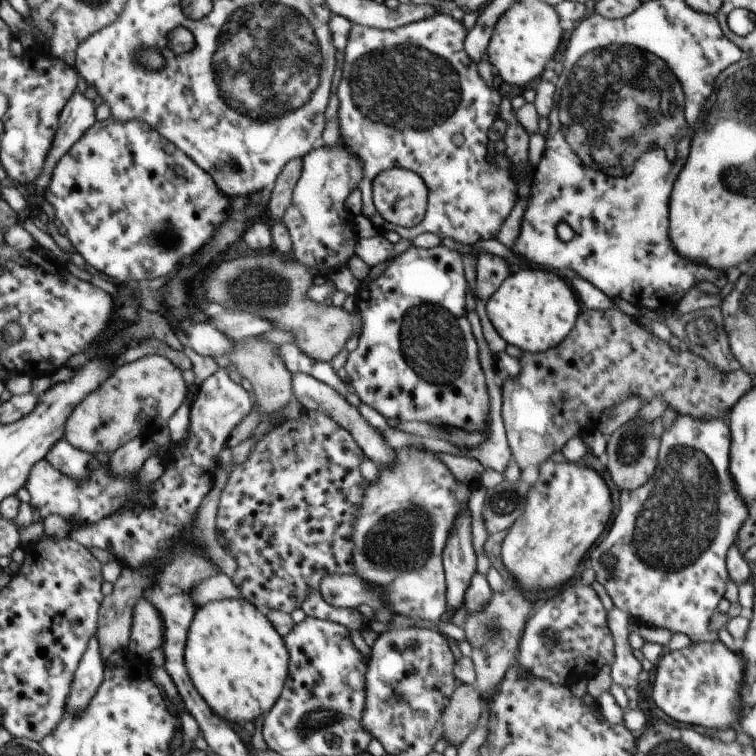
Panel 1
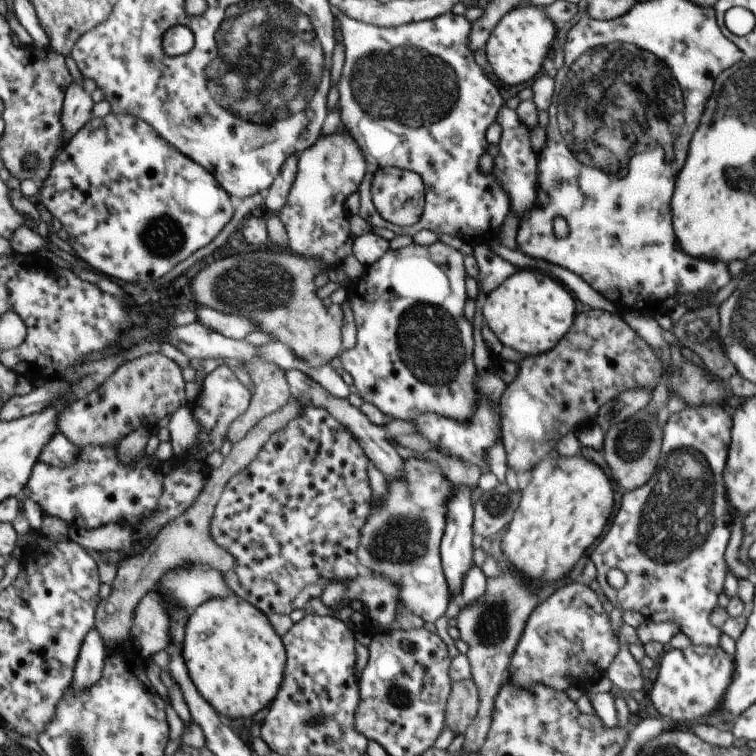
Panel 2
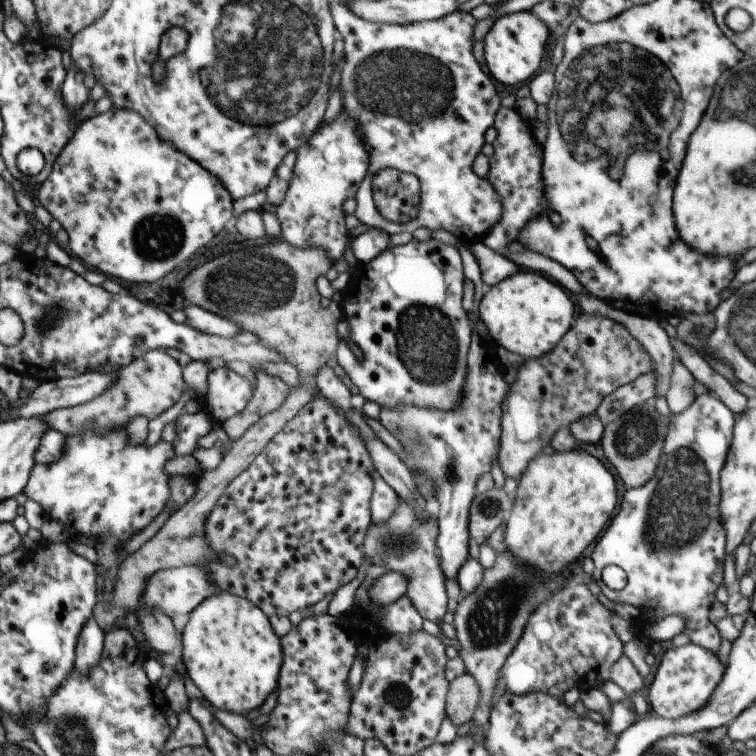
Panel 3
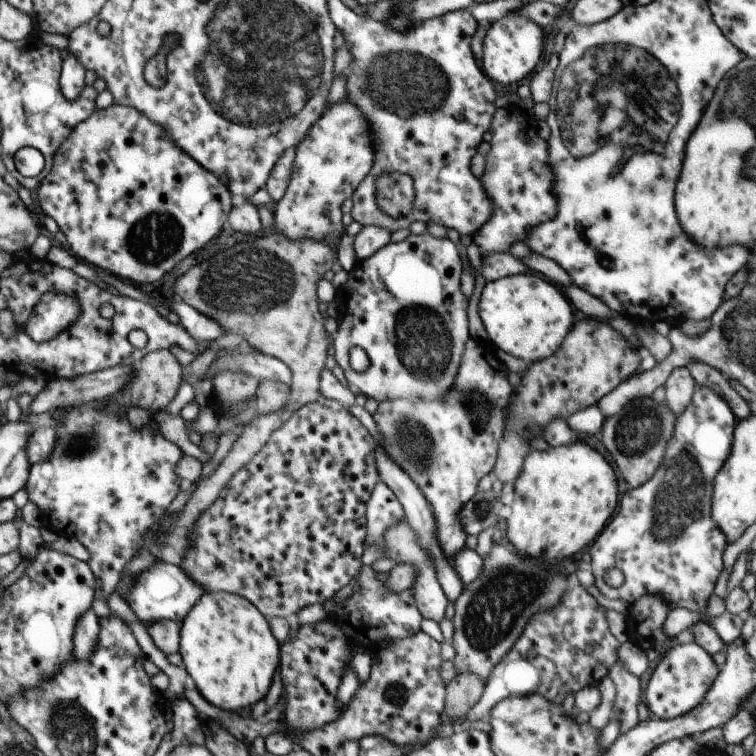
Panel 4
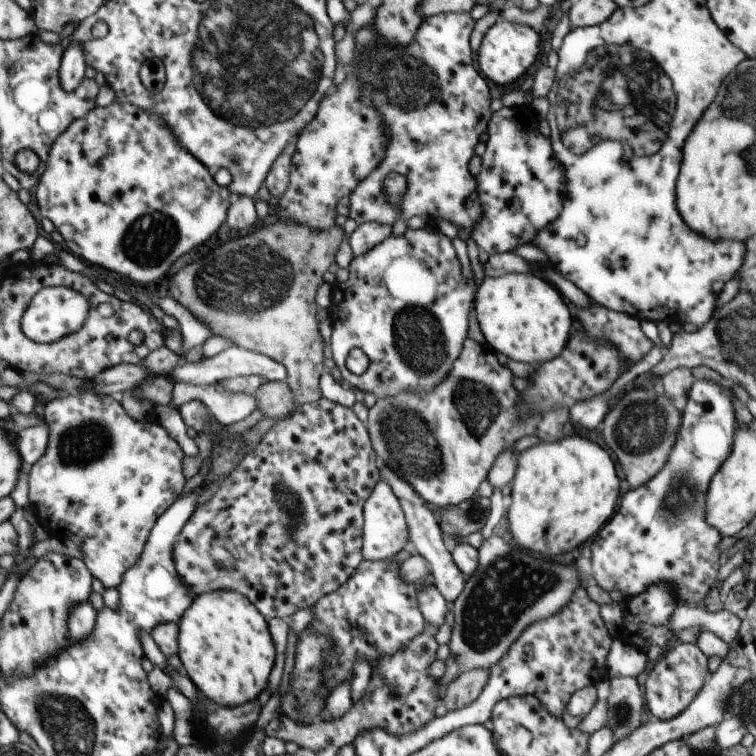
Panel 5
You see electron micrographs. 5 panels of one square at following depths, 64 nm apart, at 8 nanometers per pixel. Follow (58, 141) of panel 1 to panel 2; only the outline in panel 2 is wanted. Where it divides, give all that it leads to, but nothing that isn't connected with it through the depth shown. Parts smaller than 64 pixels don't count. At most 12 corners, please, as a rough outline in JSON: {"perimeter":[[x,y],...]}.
{"perimeter":[[82,85],[66,88],[64,148],[92,120],[92,97]]}

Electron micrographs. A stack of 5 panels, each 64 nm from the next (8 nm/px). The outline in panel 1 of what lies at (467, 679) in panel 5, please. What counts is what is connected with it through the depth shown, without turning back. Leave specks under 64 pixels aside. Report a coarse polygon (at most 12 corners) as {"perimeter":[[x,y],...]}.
{"perimeter":[[458,683],[442,712],[443,737],[460,748],[476,730],[478,689]]}

